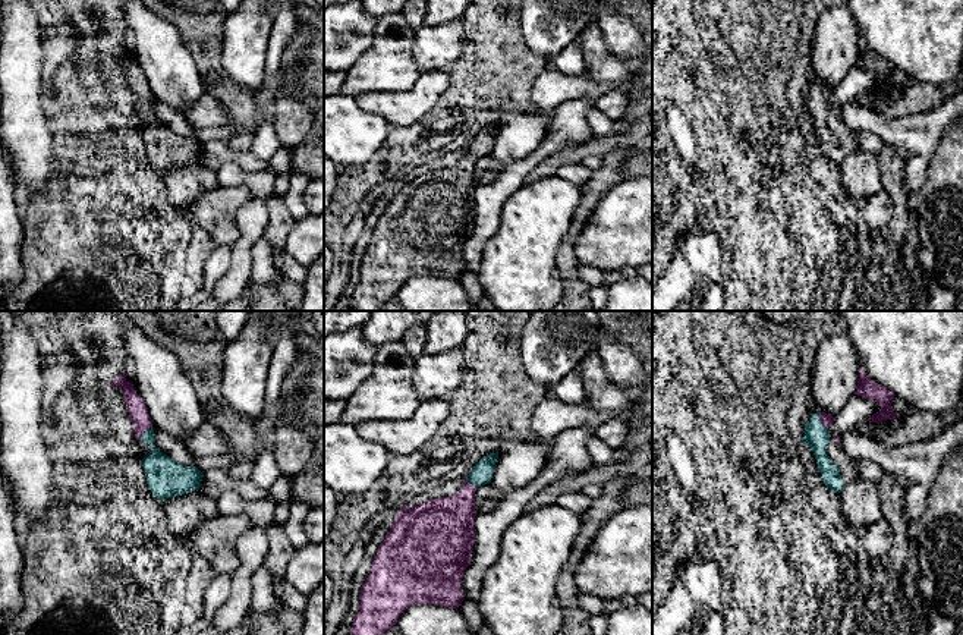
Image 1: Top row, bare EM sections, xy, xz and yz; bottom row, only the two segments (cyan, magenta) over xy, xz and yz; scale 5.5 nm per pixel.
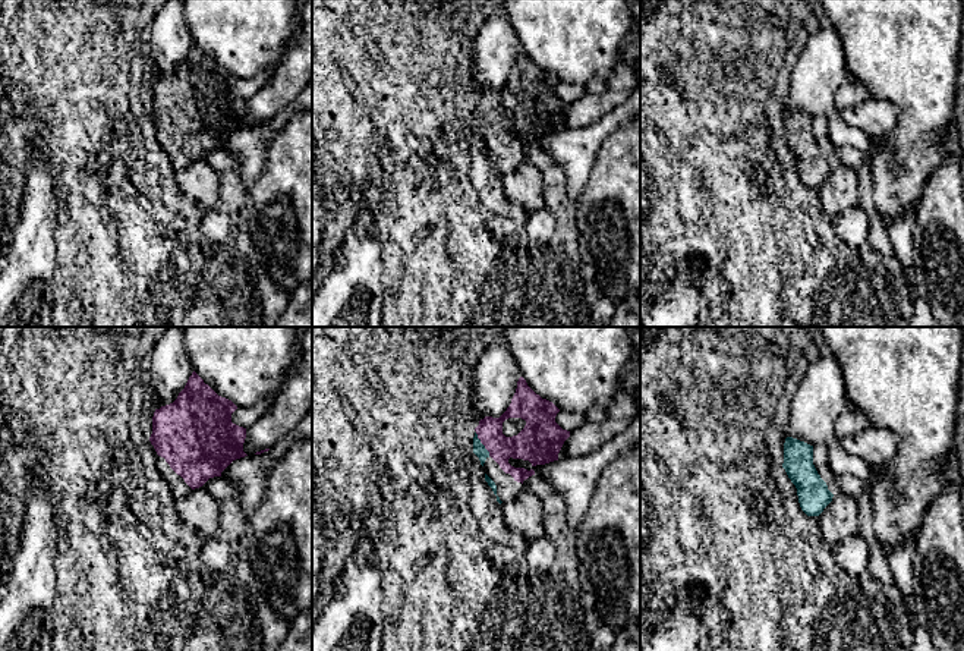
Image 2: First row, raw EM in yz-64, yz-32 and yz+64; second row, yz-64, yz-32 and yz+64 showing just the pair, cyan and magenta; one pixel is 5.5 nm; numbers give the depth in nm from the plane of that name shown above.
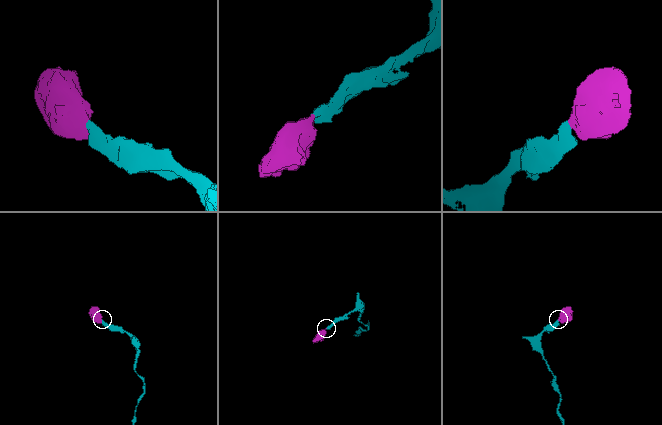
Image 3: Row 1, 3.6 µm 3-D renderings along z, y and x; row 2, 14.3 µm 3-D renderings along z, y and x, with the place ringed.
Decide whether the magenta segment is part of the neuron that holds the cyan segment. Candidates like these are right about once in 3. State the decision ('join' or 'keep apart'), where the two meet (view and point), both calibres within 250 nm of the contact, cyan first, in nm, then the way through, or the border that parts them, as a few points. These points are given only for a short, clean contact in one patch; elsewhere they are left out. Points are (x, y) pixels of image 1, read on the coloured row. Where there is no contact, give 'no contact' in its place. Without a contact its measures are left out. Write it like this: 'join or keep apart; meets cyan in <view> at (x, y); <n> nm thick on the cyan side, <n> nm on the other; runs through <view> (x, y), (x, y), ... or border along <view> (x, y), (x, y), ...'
join; meets cyan in yz at (821, 423); 140 nm thick on the cyan side, 70 nm on the other; runs through yz (817, 436), (821, 423), (827, 420)

